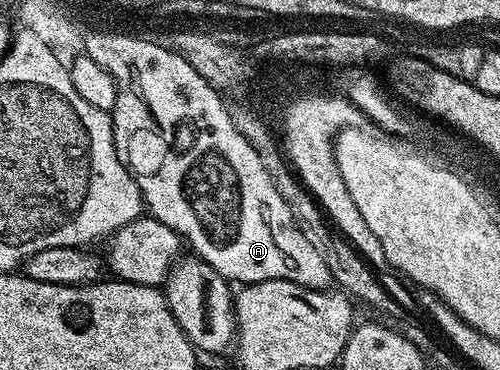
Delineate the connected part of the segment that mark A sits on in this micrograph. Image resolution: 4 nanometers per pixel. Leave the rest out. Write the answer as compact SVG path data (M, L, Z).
M89 30L84 54L88 55L116 82L116 100L112 117L114 149L134 177L144 196L147 214L170 225L181 240L193 247L223 279L236 285L261 283L271 279L294 281L303 287L324 289L330 276L323 255L315 242L292 217L282 193L274 185L262 157L248 143L243 130L230 125L220 94L193 65L163 48L159 41L139 39L136 35L119 35L116 31Z

